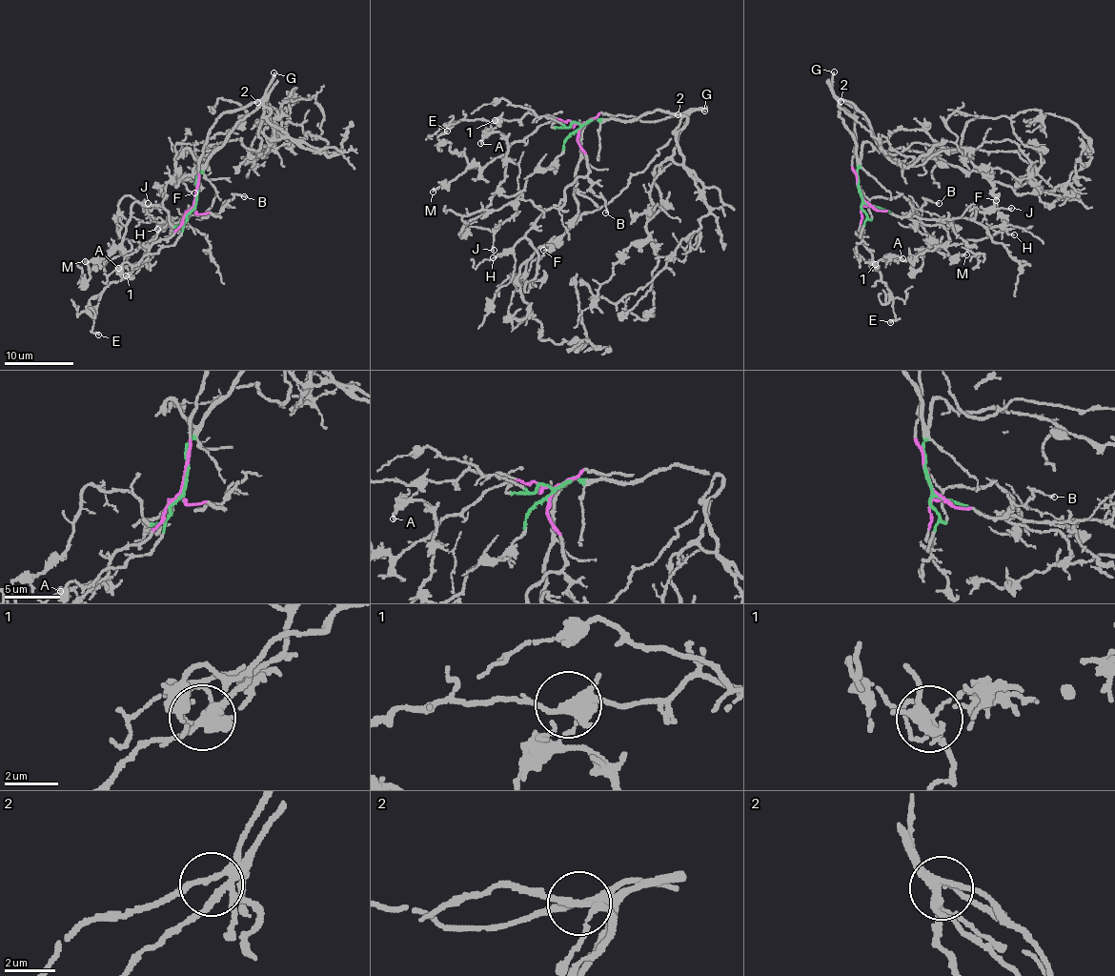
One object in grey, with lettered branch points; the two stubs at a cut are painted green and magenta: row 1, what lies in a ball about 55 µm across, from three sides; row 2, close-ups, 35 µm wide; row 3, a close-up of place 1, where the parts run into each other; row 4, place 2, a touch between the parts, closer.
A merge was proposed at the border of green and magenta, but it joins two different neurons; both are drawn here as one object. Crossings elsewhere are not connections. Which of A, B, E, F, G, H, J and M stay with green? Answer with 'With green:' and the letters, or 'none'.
With green: A, F, J, M

